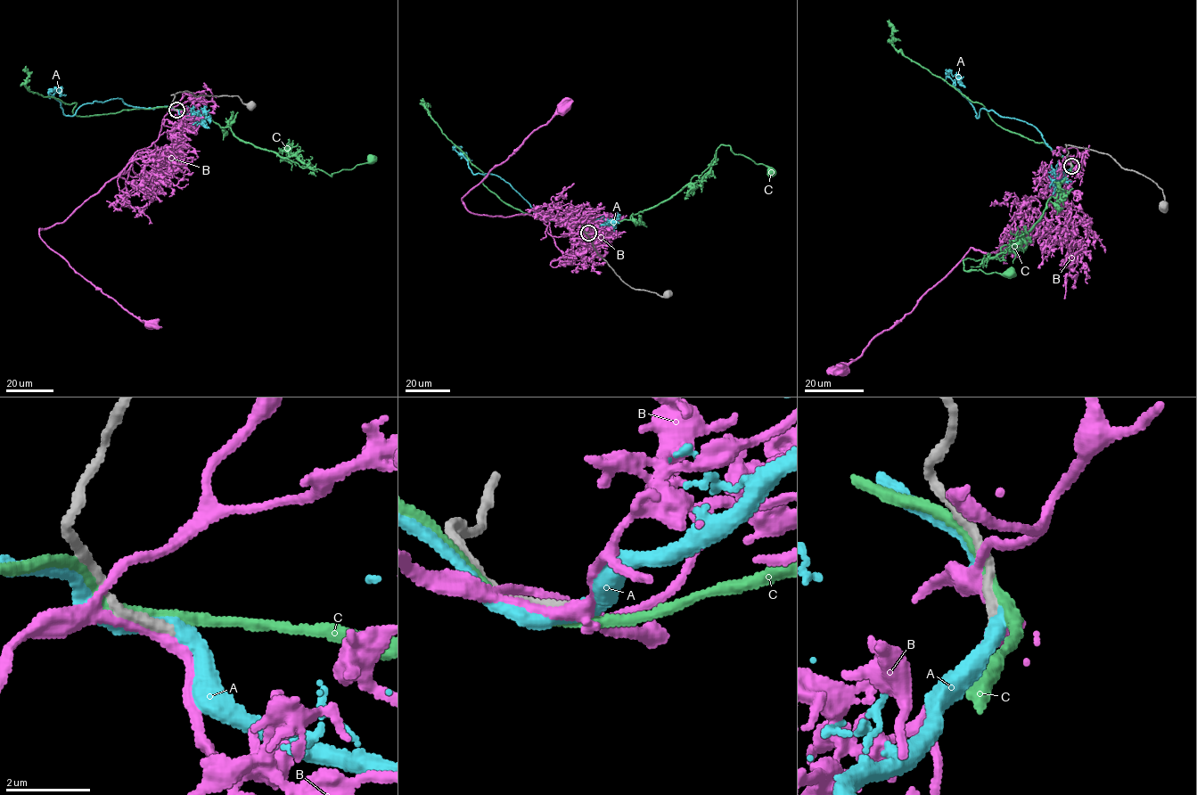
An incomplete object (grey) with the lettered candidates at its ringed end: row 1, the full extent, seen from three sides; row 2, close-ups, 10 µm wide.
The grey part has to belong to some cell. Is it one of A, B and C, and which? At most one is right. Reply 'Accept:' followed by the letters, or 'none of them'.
Accept: A

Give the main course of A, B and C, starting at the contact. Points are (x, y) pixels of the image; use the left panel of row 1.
A: (175, 110), (128, 106), (118, 98), (82, 104), (73, 115), (66, 116), (53, 96), (58, 87)
B: (175, 110), (150, 147), (137, 150), (62, 222), (39, 229), (40, 237), (85, 279), (151, 323)
C: (173, 107), (206, 116), (220, 127), (229, 127), (240, 139), (331, 176), (372, 159)

